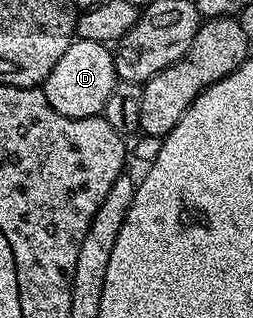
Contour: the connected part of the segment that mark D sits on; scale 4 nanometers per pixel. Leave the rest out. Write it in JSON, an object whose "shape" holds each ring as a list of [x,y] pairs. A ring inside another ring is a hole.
{"shape":[[[78,38],[60,60],[56,60],[56,68],[48,72],[46,81],[40,89],[60,112],[60,116],[69,118],[92,118],[101,115],[108,104],[108,96],[112,96],[112,88],[120,81],[116,68],[114,67],[114,56],[111,47],[104,42],[93,42]]]}

